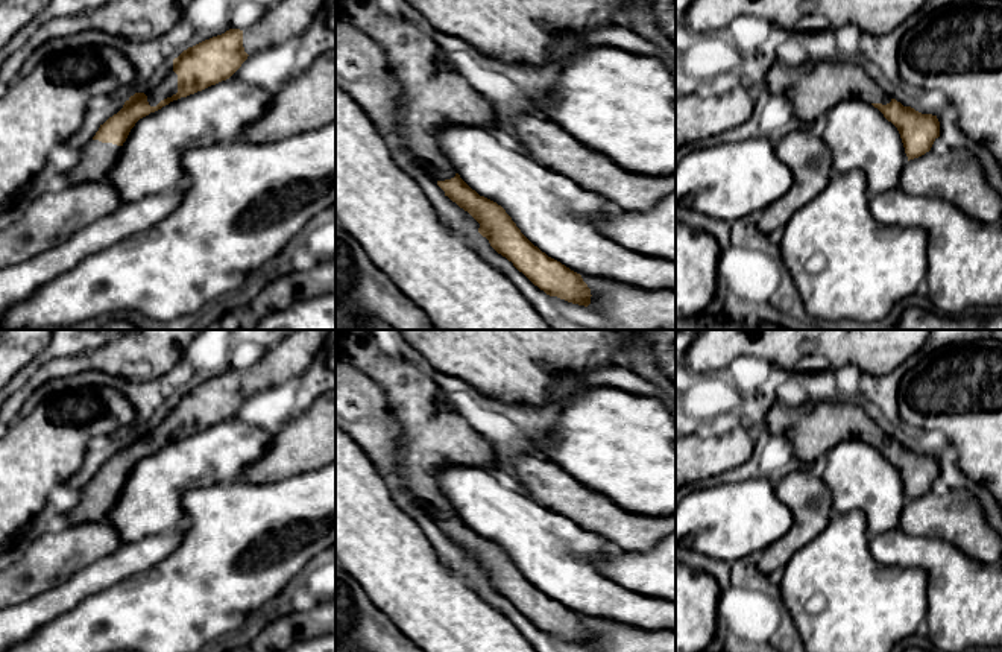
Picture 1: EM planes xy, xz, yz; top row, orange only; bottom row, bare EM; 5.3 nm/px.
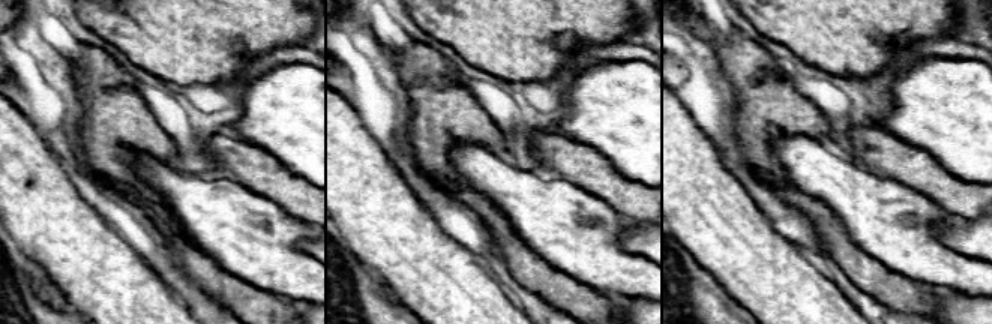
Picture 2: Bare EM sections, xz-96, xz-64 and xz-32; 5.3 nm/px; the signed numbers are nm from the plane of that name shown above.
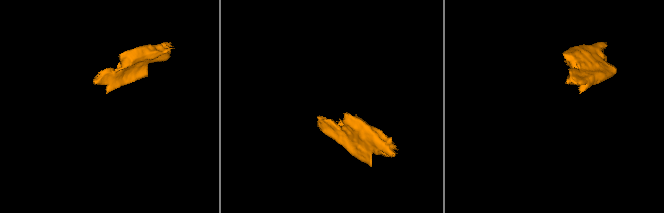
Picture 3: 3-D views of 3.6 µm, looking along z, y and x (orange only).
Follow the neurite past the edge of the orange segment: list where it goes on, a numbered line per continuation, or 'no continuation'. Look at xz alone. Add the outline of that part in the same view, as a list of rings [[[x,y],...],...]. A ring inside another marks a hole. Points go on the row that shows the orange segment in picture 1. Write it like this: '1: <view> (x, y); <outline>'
1: xz (433, 94); [[[367,5],[352,18],[383,46],[389,70],[401,82],[401,141],[436,182],[454,178],[457,170],[437,144],[437,129],[452,125],[490,129],[504,126],[501,117],[462,74],[430,58],[434,41],[410,21],[396,21]]]

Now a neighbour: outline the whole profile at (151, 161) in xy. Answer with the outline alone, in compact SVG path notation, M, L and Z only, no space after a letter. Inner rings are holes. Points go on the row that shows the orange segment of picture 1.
M226 79L170 102L135 123L103 181L118 190L121 204L184 188L185 154L240 138L270 109L272 94Z

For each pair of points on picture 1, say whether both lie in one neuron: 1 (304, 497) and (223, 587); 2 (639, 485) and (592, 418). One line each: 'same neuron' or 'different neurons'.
1: same neuron
2: same neuron

